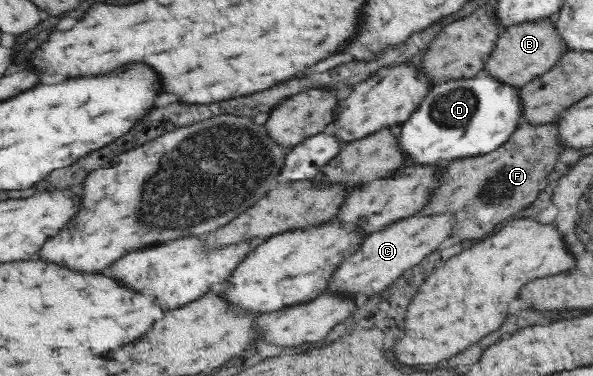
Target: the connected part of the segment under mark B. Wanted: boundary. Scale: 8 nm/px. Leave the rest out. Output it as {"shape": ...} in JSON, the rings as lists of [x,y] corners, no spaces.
{"shape":[[[554,18],[523,22],[501,28],[483,71],[488,76],[496,77],[504,85],[519,89],[533,78],[545,74],[566,51],[564,39],[555,29]]]}

